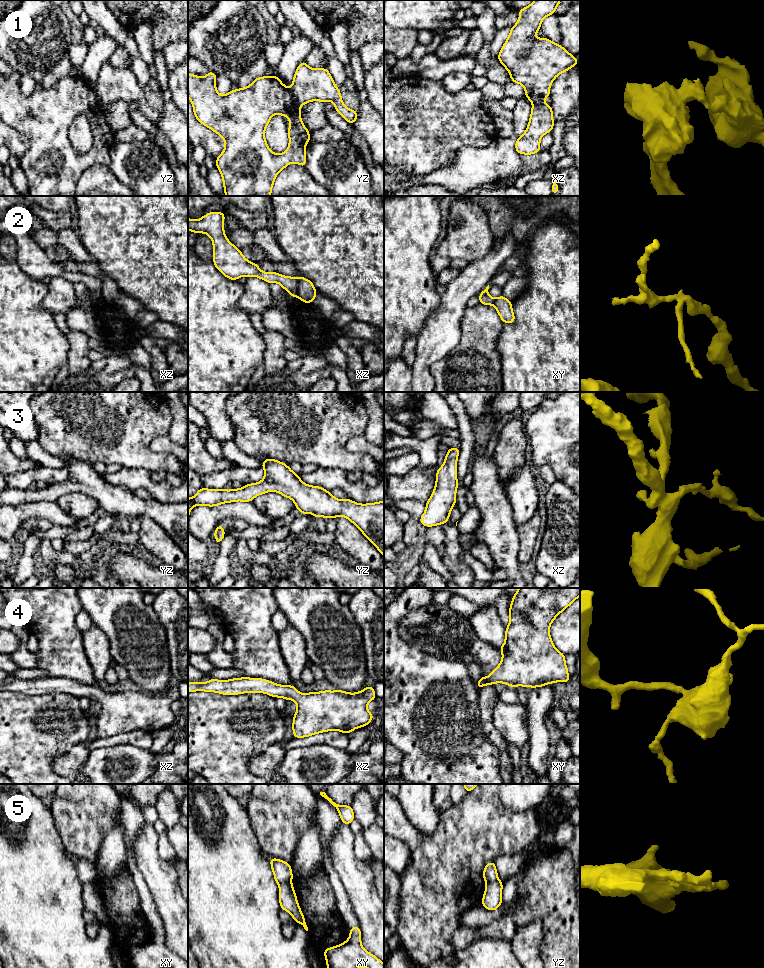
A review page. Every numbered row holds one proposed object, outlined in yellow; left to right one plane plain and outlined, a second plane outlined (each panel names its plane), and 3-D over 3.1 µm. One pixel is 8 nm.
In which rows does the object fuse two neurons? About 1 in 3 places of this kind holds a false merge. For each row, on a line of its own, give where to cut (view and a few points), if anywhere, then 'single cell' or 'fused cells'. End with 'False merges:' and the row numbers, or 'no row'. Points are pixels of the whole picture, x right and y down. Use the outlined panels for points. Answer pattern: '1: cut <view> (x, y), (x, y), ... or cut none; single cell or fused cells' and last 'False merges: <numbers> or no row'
1: cut yz (289, 89), (292, 100), (299, 107); fused cells
2: cut xz (298, 278), (297, 295); fused cells
3: cut none; single cell
4: cut none; single cell
5: cut xy (290, 880), (284, 881), (279, 885); fused cells
False merges: 1, 2, 5

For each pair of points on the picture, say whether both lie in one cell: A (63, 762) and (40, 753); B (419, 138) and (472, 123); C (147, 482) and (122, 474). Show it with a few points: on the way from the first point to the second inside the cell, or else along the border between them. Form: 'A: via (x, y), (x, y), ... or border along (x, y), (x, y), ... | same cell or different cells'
A: border along (75, 745), (54, 759), (54, 773) | different cells
B: via (432, 125), (459, 125) | same cell
C: via (141, 479), (128, 477) | same cell

